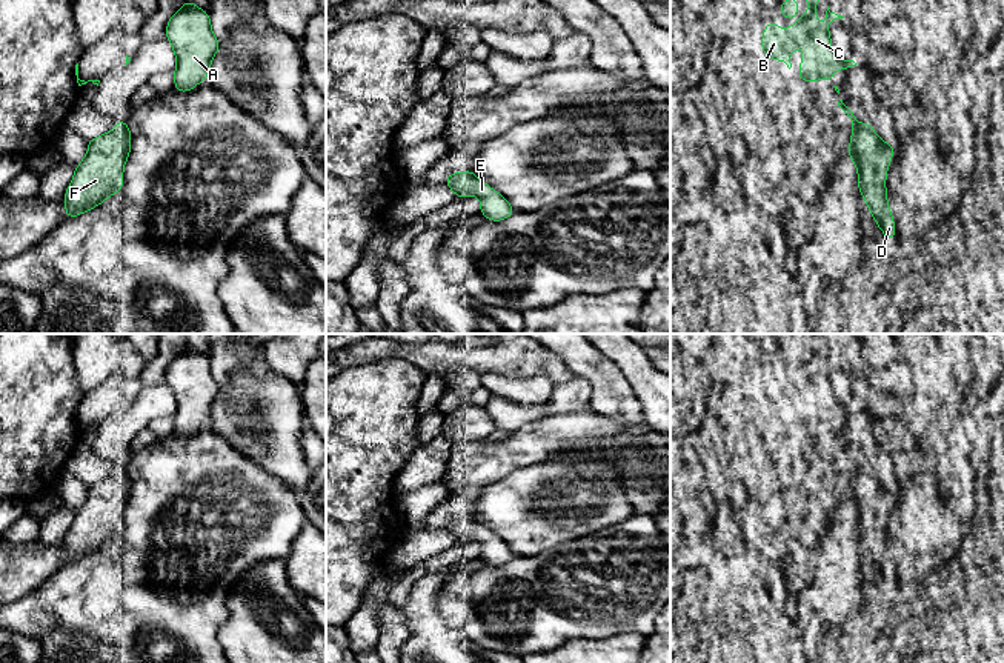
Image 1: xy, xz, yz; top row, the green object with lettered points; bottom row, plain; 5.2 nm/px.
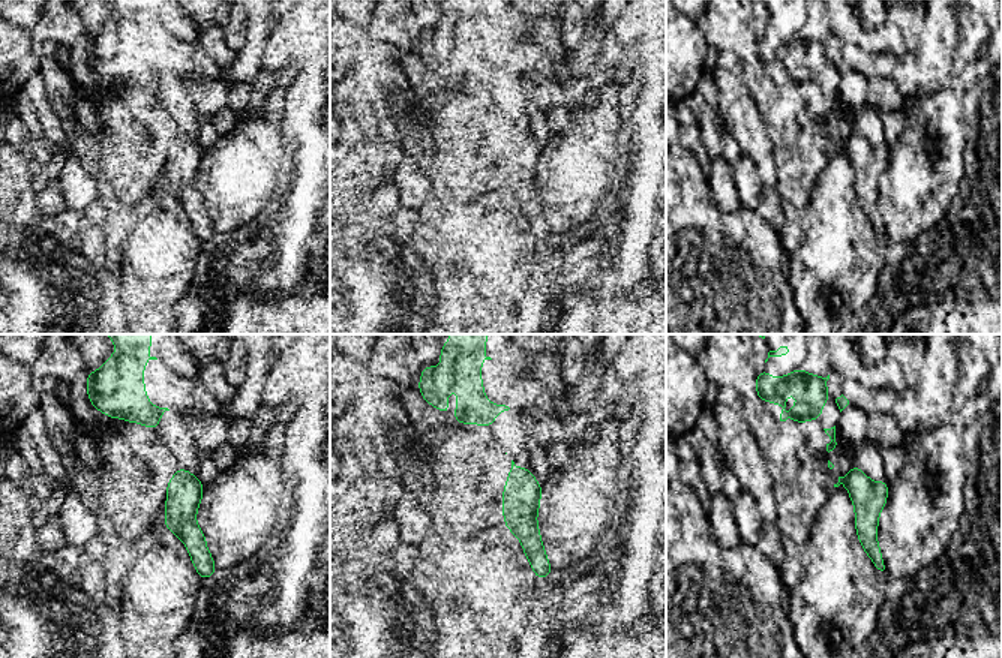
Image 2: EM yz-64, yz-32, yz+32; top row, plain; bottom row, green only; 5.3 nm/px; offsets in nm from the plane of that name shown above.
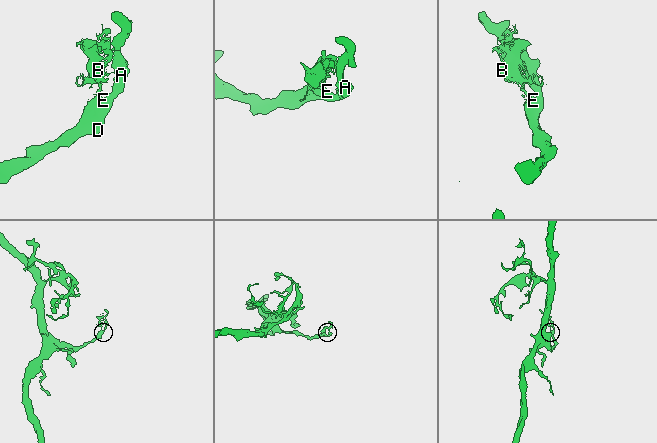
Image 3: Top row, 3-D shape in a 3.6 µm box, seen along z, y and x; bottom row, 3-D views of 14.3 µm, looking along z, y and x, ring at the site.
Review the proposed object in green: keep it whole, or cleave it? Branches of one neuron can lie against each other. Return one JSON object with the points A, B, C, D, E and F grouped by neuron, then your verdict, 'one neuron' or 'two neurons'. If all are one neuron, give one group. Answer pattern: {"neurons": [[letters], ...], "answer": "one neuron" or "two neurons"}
{"neurons": [["A", "D", "E", "F"], ["B", "C"]], "answer": "two neurons"}

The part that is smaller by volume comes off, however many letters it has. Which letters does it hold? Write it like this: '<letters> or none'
B, C

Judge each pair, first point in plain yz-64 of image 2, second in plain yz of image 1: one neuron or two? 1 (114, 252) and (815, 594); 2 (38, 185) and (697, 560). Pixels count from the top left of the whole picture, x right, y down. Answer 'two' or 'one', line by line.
1: two
2: two

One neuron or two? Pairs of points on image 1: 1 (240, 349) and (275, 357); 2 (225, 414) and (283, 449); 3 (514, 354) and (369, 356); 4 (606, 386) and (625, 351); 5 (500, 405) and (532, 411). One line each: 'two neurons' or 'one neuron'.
1: two neurons
2: one neuron
3: one neuron
4: two neurons
5: one neuron

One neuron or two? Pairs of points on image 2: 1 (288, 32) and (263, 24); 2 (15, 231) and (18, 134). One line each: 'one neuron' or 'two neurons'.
1: two neurons
2: two neurons

